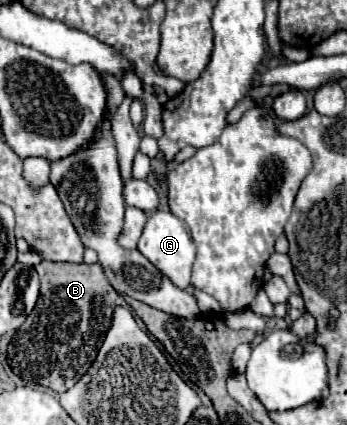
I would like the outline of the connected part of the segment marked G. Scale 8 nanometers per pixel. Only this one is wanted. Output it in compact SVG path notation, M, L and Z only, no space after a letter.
M155 210L141 234L137 250L155 266L159 268L175 286L179 288L189 288L191 286L191 266L195 260L195 244L191 238L191 232L185 222L175 218L171 212L161 212Z

